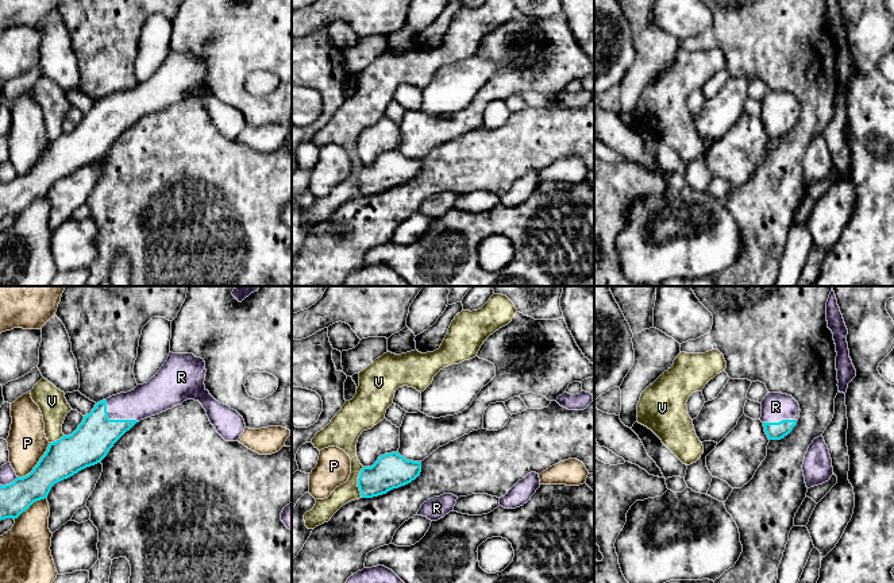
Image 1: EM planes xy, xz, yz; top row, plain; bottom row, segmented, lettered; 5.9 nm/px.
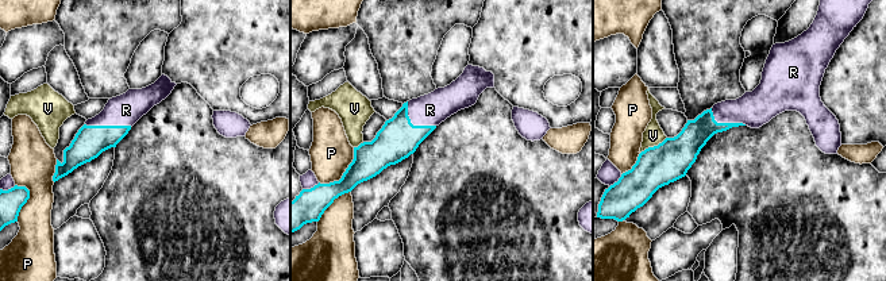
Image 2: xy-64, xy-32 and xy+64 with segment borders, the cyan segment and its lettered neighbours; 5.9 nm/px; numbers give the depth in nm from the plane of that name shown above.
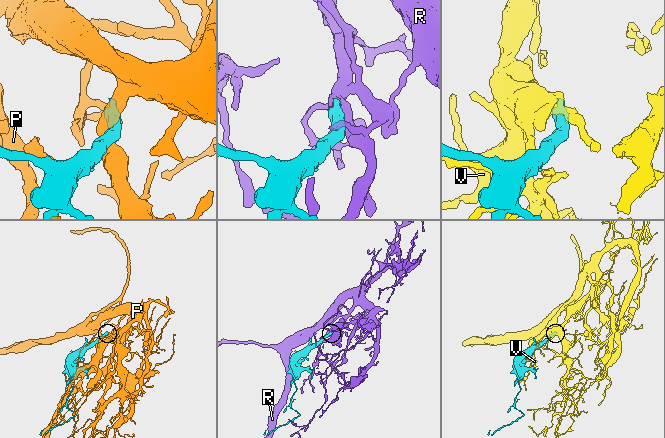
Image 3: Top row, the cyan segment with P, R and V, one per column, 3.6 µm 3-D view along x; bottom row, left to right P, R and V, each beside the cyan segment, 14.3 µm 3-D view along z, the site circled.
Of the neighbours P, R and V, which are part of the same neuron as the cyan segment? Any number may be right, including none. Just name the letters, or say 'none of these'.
R

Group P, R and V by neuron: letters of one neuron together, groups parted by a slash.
P / R / V

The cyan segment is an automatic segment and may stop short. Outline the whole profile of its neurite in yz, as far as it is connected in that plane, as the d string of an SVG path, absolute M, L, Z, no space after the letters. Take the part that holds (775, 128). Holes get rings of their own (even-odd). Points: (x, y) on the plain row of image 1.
M768 90L762 99L762 115L768 138L781 138L797 123L799 116L798 100L787 92Z

